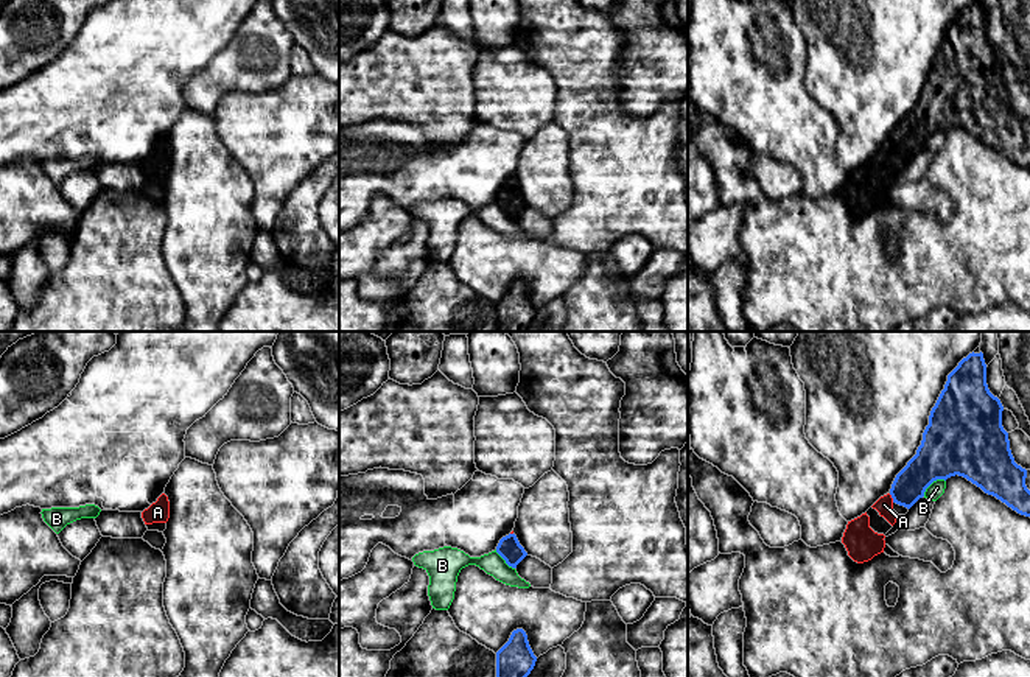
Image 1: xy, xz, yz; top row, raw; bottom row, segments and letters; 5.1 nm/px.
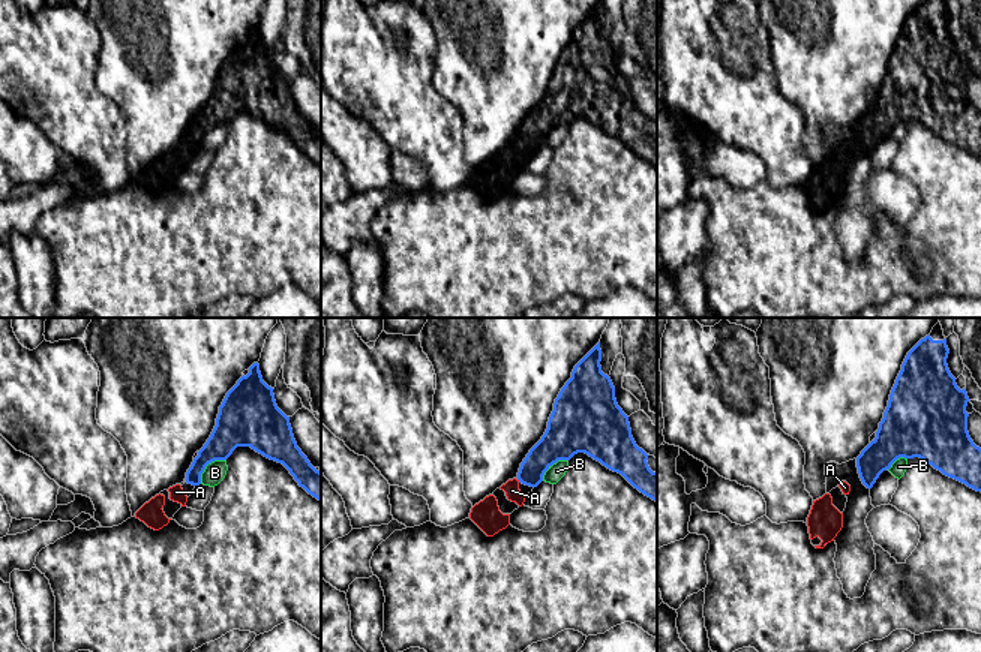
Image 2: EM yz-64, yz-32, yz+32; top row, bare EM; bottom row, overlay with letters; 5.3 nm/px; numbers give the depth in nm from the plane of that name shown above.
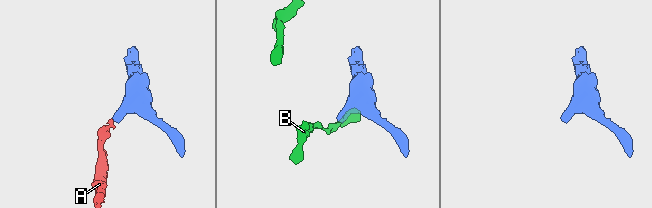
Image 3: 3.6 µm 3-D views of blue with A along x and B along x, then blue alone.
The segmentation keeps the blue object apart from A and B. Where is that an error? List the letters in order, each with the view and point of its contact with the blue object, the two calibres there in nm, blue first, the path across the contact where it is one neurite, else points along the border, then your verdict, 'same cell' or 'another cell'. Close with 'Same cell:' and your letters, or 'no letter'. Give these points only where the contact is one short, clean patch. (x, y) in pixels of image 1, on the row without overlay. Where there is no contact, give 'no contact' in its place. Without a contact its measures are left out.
A: meets blue in yz at (892, 148); 170 nm thick on the blue side, 90 nm on the other; runs through yz (928, 117), (900, 145), (892, 148), (884, 156); same cell
B: meets blue in yz at (932, 133); 360 nm thick on the blue side, 80 nm on the other; another cell
Same cell: A

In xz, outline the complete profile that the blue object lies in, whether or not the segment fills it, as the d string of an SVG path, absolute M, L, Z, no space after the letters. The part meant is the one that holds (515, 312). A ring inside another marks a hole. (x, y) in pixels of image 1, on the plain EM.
M523 280L512 283L509 293L496 303L498 331L524 331L534 321L534 307Z

